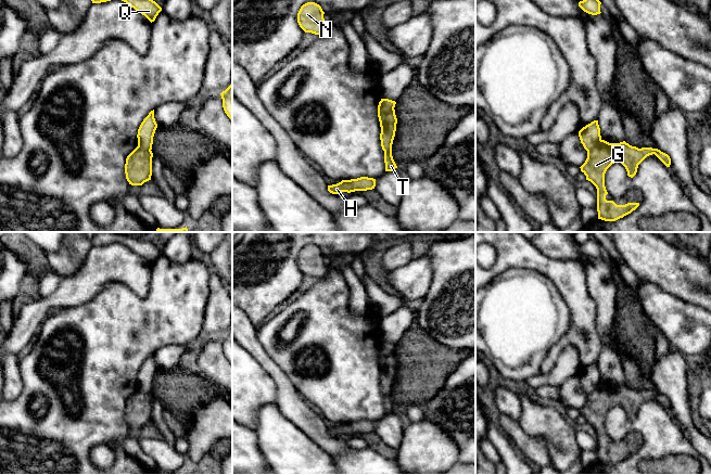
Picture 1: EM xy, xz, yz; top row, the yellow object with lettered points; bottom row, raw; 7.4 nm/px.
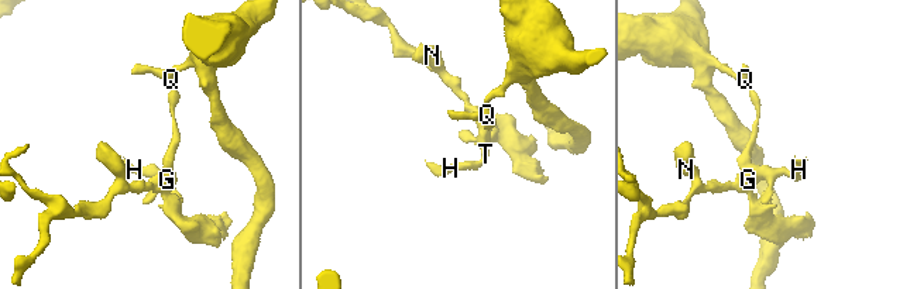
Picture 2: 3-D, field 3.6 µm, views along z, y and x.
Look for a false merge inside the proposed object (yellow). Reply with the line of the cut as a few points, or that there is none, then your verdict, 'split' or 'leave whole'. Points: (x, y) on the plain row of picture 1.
yz (600, 382), (587, 395) | split

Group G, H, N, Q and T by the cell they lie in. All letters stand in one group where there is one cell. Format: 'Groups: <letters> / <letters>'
Groups: G H N T / Q

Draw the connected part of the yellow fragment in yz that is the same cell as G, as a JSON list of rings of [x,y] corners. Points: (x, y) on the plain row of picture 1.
[[[600,383],[593,393],[587,395],[587,401],[580,411],[586,419],[586,423],[591,424],[597,432],[598,462],[615,464],[631,457],[639,449],[639,446],[617,448],[613,444],[606,442],[608,435],[605,429],[605,416],[607,412],[614,406],[621,406],[625,410],[627,419],[633,421],[637,415],[638,408],[652,397],[666,410],[670,410],[671,401],[668,397],[652,390],[638,391],[625,384],[609,386]]]

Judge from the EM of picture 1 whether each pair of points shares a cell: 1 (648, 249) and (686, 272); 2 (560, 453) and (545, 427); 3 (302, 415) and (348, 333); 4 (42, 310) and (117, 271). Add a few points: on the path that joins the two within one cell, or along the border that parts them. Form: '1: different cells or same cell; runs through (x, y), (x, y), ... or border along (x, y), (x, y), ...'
1: same cell; runs through (658, 259), (676, 272)
2: same cell; runs through (560, 447), (560, 443), (551, 434)
3: different cells; border along (291, 382), (307, 402)
4: same cell; runs through (61, 297), (83, 286), (99, 271)

